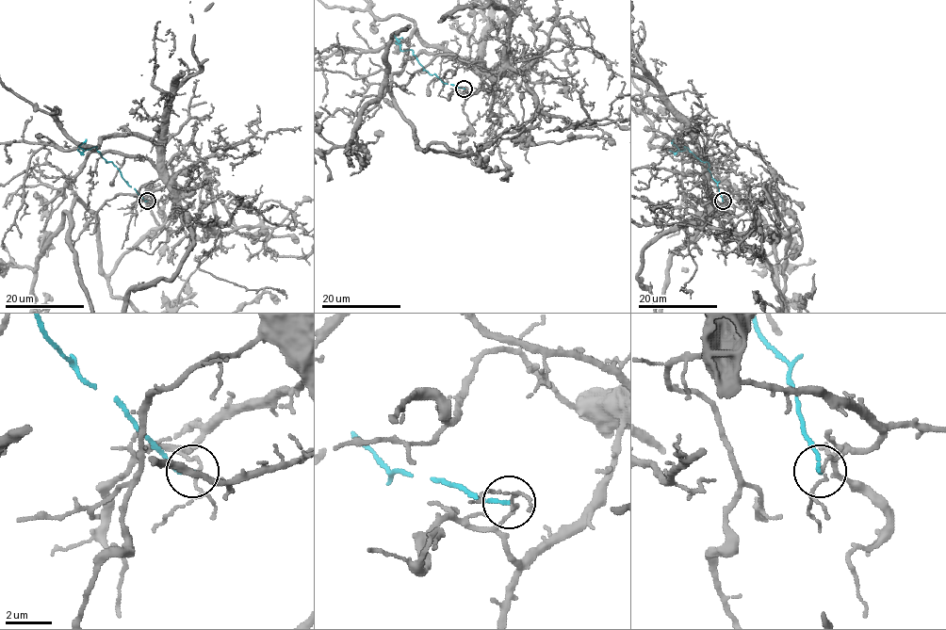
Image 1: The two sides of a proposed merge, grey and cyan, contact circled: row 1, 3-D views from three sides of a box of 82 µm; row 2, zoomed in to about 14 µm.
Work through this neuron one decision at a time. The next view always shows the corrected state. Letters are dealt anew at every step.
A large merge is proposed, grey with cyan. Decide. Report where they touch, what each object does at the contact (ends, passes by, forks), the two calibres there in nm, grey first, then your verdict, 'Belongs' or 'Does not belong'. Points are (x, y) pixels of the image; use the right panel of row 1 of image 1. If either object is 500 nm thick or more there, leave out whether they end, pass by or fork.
Place: (723, 201). At the ring grey passes by. At the ring cyan ends. Thickness 110 nm (grey) against 180 nm. Does not belong

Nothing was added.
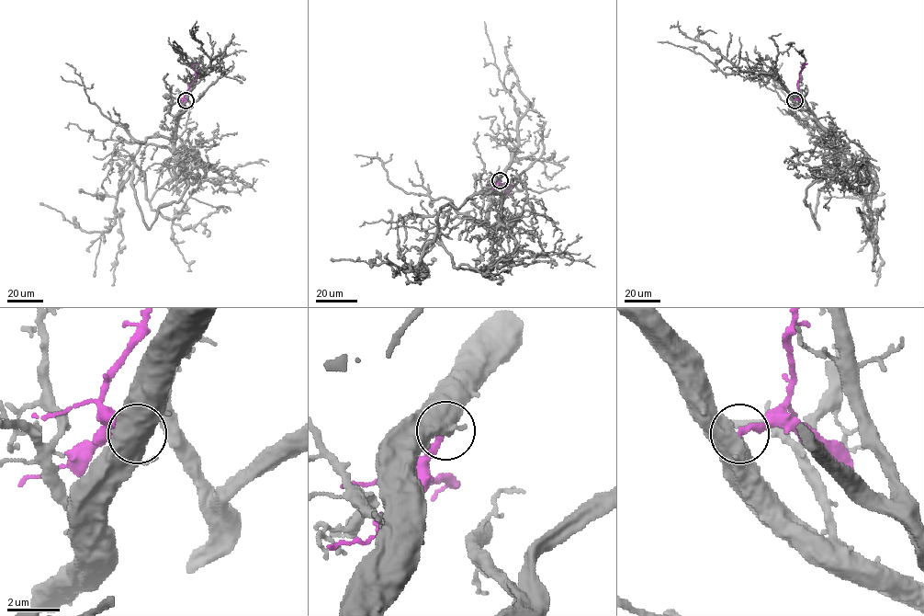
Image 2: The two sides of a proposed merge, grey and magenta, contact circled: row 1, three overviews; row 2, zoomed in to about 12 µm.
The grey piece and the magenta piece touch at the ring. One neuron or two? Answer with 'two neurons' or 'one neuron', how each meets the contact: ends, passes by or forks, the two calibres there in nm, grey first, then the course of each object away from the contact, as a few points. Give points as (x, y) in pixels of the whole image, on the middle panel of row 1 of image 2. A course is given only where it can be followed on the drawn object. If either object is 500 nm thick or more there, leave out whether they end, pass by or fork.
two neurons; 500 nm thick on the grey side, 280 nm on the other; grey runs (500, 179), (484, 224), (454, 217), (439, 231), (441, 243), (436, 234), (425, 248), (416, 270), (331, 260); magenta runs (500, 180), (497, 184), (511, 186), (506, 190), (512, 194)

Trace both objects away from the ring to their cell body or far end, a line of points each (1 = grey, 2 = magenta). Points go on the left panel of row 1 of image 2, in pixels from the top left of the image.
1: (185, 99), (173, 148), (142, 144), (130, 160), (135, 166), (118, 193), (107, 231), (85, 232), (39, 202)
2: (185, 99), (184, 96), (196, 77), (192, 65), (196, 63)

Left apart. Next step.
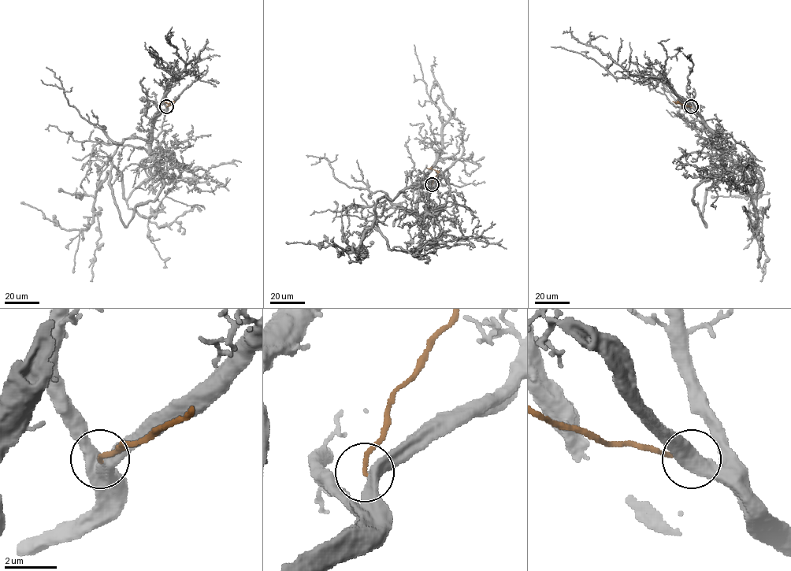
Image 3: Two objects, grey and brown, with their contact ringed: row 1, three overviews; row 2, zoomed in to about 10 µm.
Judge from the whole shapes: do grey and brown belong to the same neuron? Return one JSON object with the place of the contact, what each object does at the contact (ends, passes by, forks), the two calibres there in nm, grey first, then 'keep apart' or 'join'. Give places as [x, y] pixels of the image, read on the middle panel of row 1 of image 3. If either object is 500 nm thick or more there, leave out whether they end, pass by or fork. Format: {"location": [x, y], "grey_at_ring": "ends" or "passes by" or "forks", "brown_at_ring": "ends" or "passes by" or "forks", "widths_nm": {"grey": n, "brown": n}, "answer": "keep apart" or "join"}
{"location": [432, 184], "grey_at_ring": "passes by", "brown_at_ring": "ends", "widths_nm": {"grey": 460, "brown": 140}, "answer": "keep apart"}

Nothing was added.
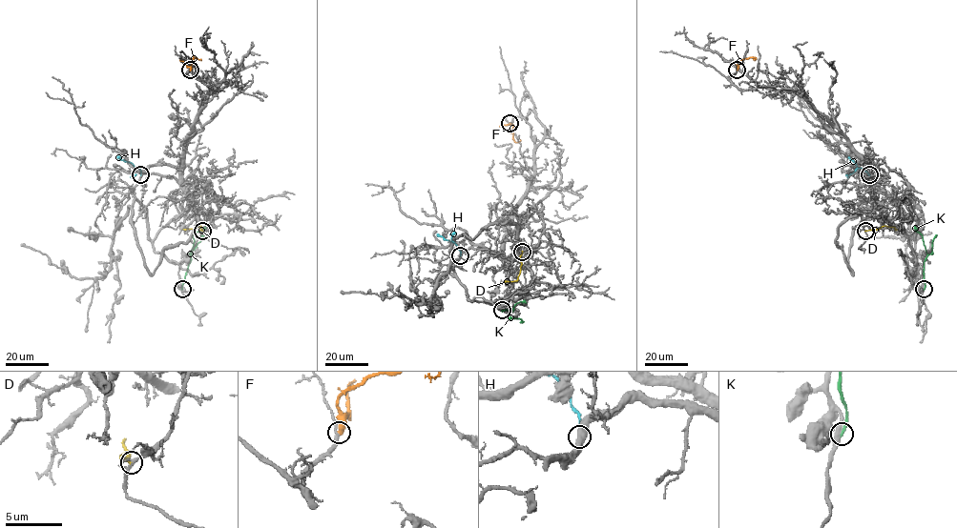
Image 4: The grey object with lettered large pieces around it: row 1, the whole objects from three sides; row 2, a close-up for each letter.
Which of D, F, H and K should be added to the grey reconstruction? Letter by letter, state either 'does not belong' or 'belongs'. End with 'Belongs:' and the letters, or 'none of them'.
D: does not belong
F: belongs
H: does not belong
K: does not belong
Belongs: F

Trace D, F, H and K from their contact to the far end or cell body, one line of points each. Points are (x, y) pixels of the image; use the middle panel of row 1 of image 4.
D: (522, 251), (518, 279), (503, 282)
F: (509, 123), (512, 125), (513, 139), (521, 141)
H: (460, 254), (455, 244), (437, 234)
K: (501, 311), (509, 310), (509, 314), (515, 304), (526, 302)

